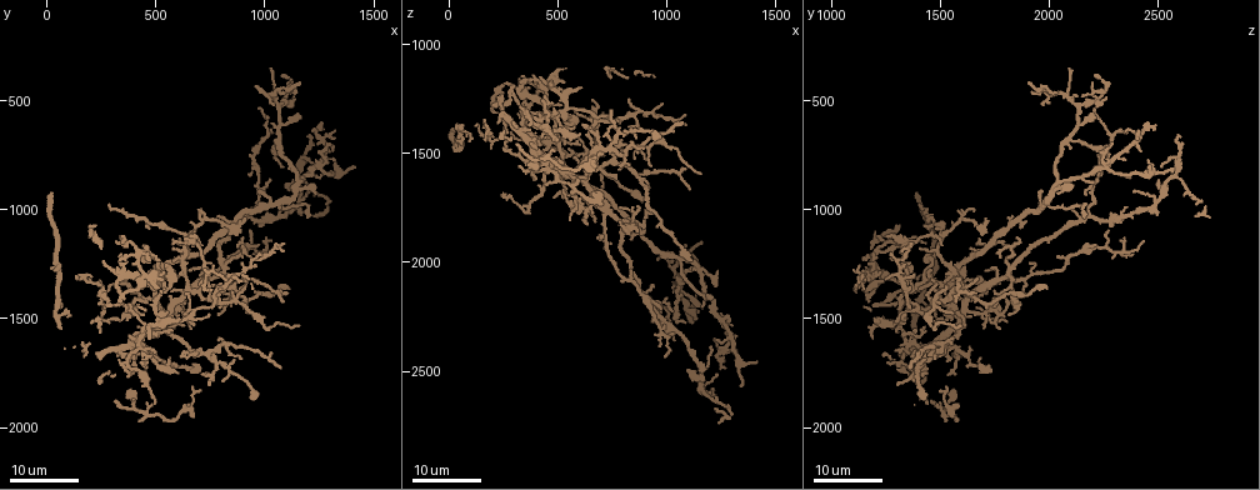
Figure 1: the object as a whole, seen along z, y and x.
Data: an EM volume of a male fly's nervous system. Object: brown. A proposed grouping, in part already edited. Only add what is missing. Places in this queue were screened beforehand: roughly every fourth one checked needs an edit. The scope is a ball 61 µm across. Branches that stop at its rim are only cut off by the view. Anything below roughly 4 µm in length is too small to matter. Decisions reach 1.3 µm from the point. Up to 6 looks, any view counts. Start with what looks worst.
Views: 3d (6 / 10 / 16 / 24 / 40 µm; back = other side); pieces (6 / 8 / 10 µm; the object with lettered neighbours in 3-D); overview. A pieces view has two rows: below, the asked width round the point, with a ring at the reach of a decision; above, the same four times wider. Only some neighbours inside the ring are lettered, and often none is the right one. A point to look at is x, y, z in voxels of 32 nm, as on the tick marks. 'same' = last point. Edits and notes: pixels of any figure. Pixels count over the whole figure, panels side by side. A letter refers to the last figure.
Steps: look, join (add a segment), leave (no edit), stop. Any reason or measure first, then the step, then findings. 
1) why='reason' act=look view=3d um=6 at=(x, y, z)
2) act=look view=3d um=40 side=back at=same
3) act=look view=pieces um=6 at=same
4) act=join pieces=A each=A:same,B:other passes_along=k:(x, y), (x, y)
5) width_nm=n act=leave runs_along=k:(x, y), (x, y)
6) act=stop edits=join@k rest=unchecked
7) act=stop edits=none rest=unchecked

why='an open end' act=look view=3d um=24 at=(760, 1350, 1610)

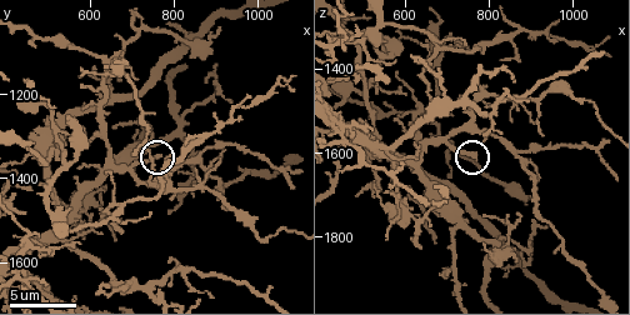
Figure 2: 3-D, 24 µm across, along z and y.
act=look view=pieces um=6 at=(760, 1345, 1605)

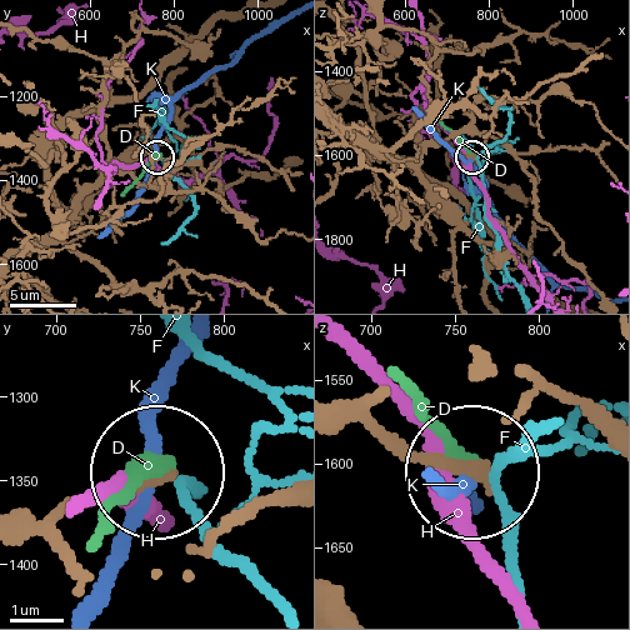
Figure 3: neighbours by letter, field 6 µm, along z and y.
act=leave each=D:other,F:other,H:other,K:other runs_along=3:(23, 514), (153, 478) found='none of them fits'

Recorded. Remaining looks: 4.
why='free end' act=look view=3d um=6 at=(1080, 1420, 1570)

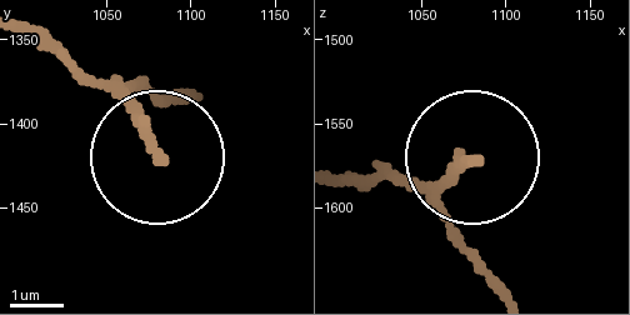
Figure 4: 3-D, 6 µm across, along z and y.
act=look view=pieces um=6 at=(1082, 1420, 1572)

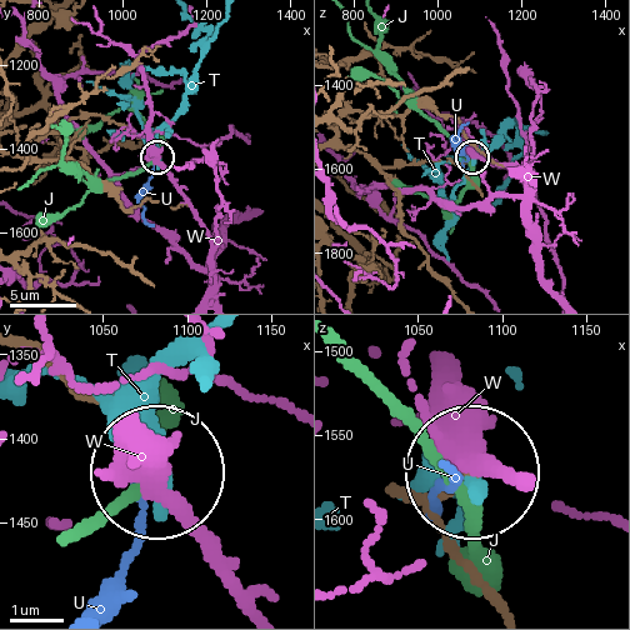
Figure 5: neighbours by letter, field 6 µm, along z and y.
act=leave each=J:other,T:other,U:other,W:other found='no lettered segment goes on from it'

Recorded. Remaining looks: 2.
why='branch stops here' act=look view=3d um=16 at=(920, 1060, 1720)

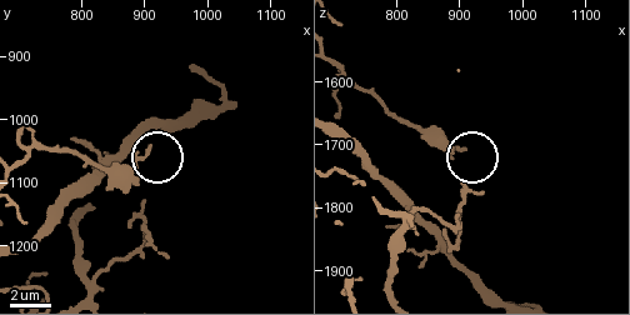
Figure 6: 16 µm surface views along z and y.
act=look view=pieces um=10 at=(900, 1050, 1710)

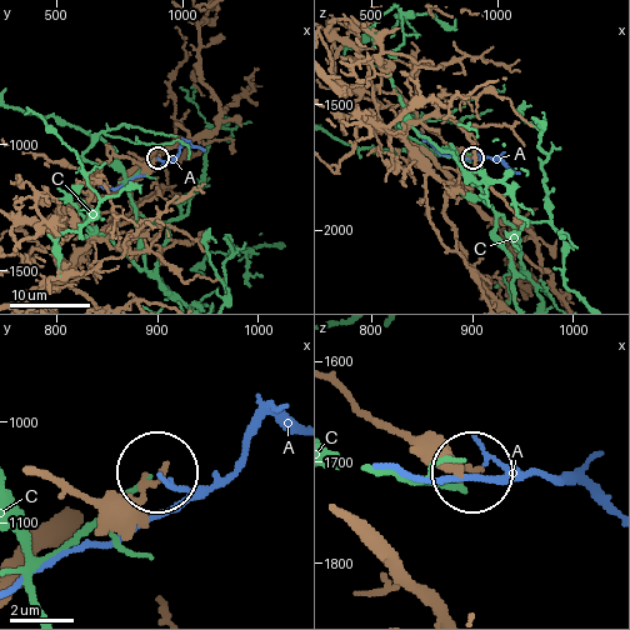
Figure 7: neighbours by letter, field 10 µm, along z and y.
width_nm=150 act=leave each=A:other,C:other found='none of them fits'

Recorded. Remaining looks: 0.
act=stop edits=none rest=unchecked

